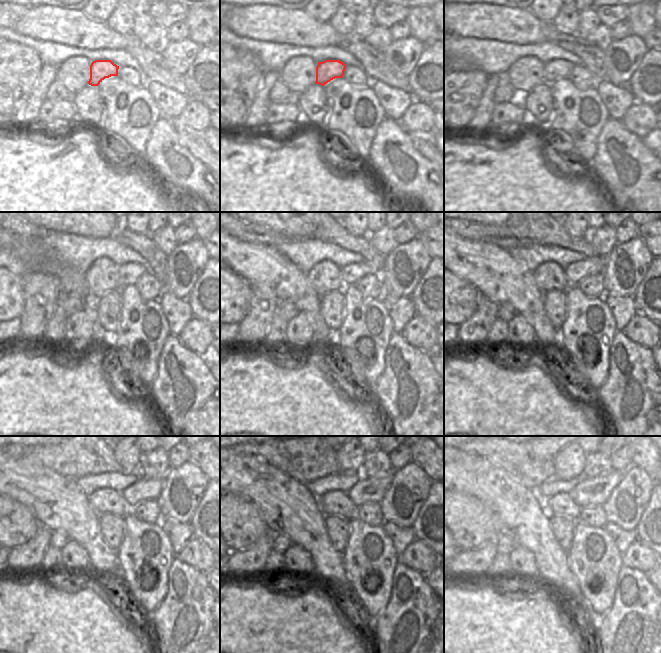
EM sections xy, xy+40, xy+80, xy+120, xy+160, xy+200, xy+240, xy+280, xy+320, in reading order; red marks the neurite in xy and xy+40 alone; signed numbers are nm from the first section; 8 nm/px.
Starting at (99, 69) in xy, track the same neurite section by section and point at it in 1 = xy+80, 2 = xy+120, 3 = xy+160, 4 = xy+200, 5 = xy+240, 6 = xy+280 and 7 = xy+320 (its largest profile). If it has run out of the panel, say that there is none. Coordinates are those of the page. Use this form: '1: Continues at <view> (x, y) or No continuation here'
1: Continues at xy+80 (554, 70)
2: Continues at xy+120 (128, 274)
3: Continues at xy+160 (351, 274)
4: Continues at xy+200 (577, 271)
5: Continues at xy+240 (143, 489)
6: Continues at xy+280 (366, 489)
7: Continues at xy+320 (595, 491)

